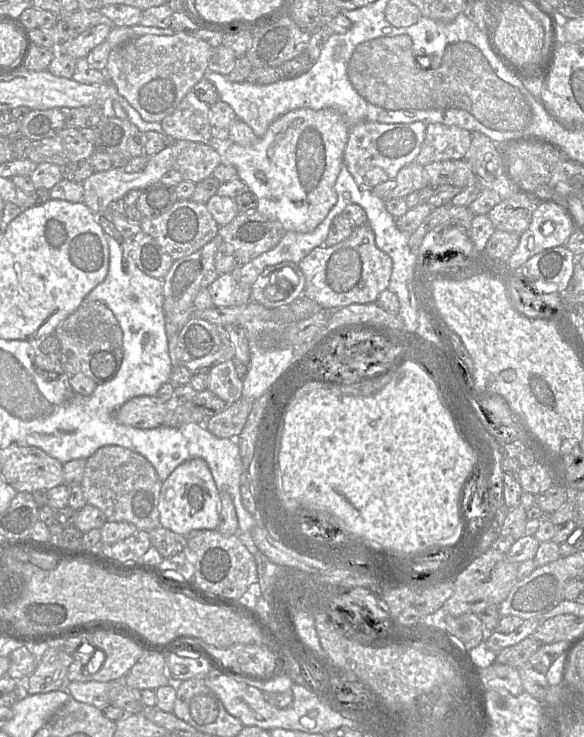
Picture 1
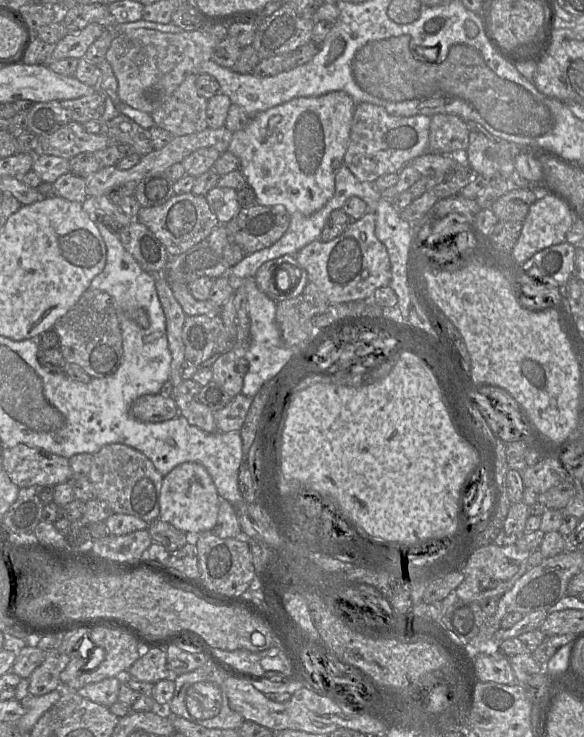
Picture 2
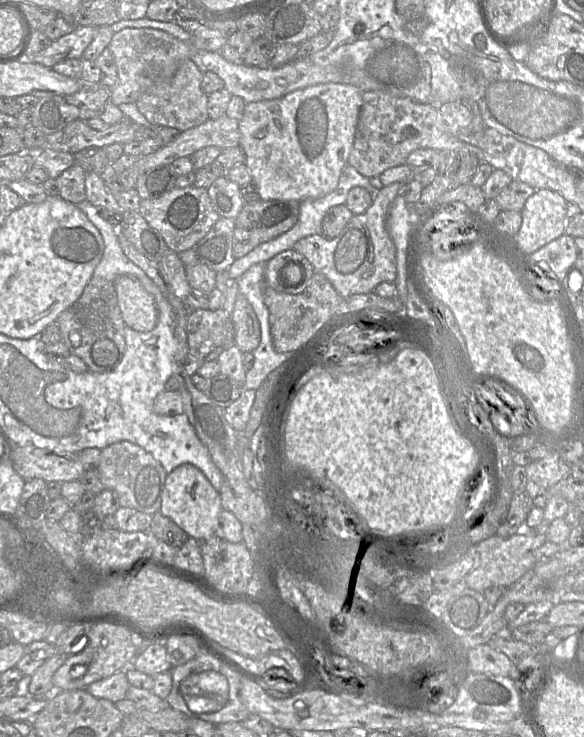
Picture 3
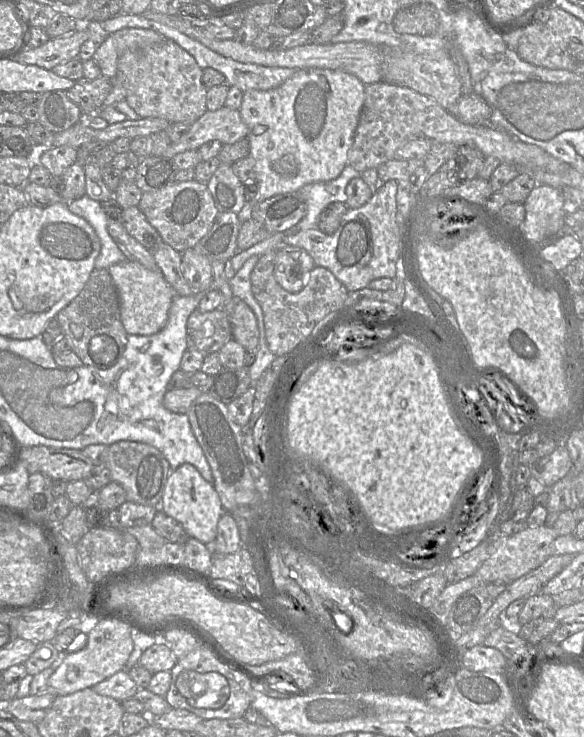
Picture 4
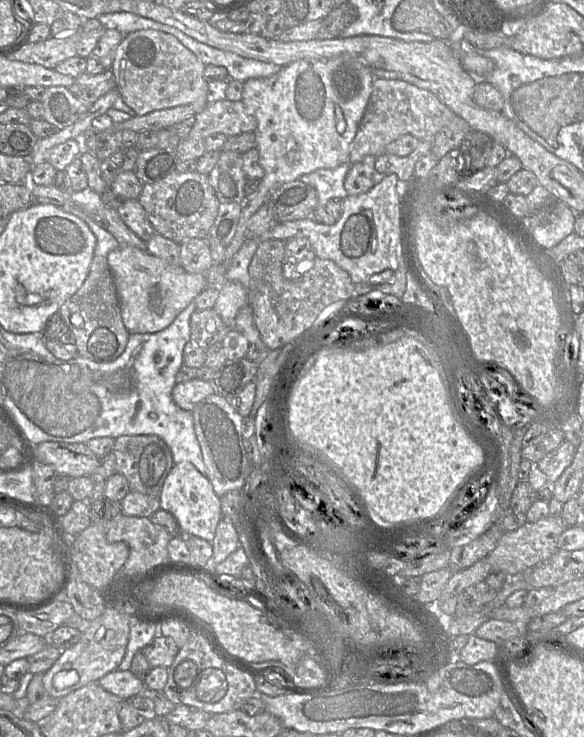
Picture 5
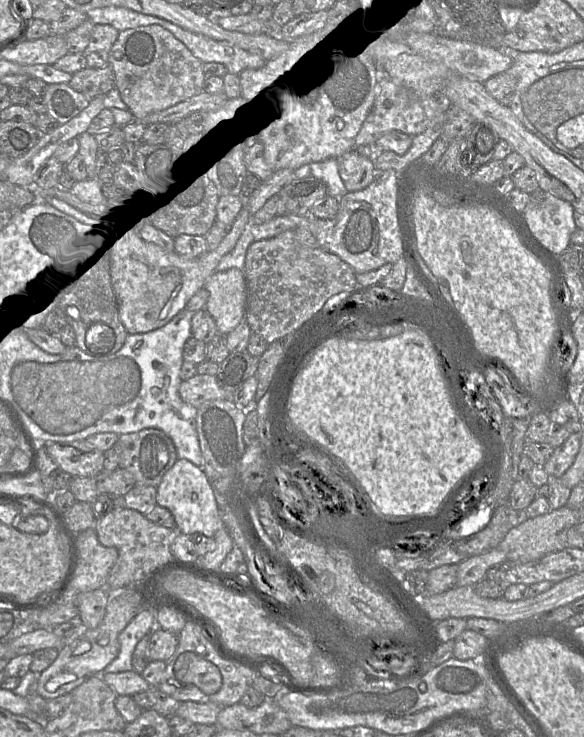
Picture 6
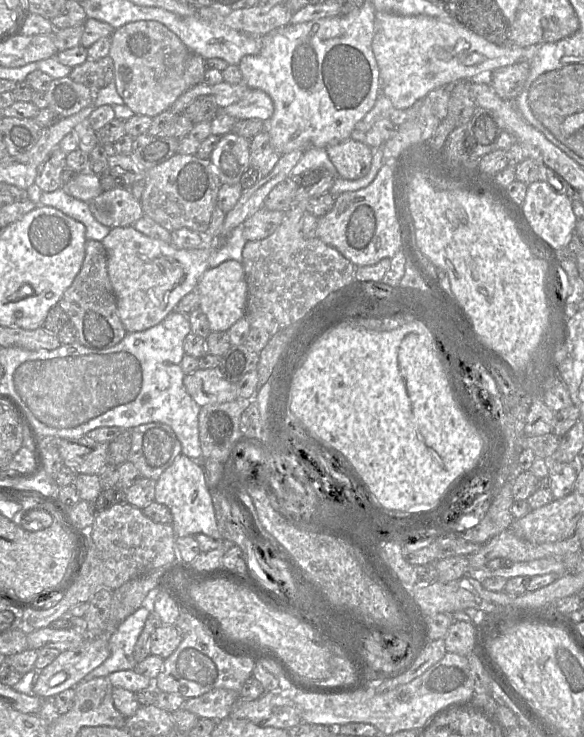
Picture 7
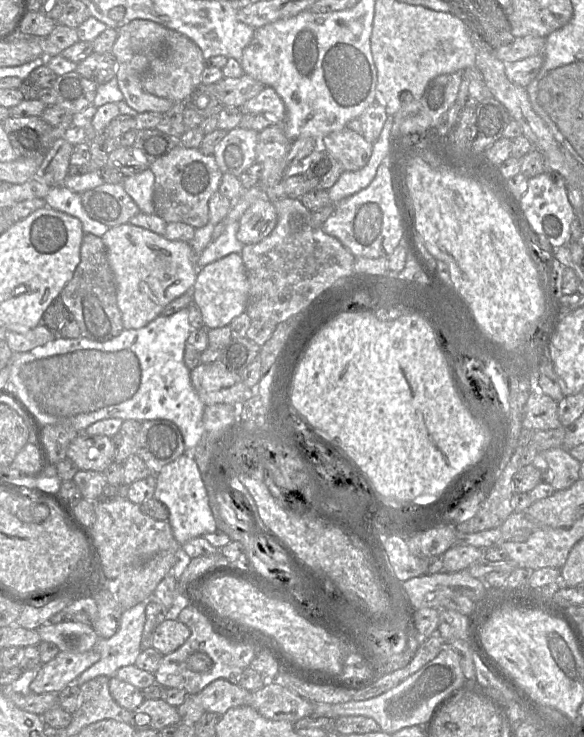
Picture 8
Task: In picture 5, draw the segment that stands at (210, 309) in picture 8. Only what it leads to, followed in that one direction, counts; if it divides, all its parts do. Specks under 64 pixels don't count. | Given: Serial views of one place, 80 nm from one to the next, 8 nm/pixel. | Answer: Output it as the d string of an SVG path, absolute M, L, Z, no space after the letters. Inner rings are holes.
M227 281L219 289L213 309L227 326L233 327L239 310L245 305L248 305L247 290L240 282Z

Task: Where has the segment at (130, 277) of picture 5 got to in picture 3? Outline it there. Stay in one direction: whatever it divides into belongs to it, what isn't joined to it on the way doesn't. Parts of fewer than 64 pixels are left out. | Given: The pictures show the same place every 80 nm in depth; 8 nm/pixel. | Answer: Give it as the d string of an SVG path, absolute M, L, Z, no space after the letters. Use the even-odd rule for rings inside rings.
M119 276L114 288L125 326L141 333L152 331L158 322L154 298L137 280L128 276Z

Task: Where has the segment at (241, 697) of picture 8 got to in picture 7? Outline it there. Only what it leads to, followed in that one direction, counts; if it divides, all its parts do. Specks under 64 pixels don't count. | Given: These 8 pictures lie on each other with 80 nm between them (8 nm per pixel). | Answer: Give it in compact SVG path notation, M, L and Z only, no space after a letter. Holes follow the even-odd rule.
M214 689L199 697L186 699L181 708L192 712L198 718L220 721L230 714L233 703L240 698L239 693L228 689Z

